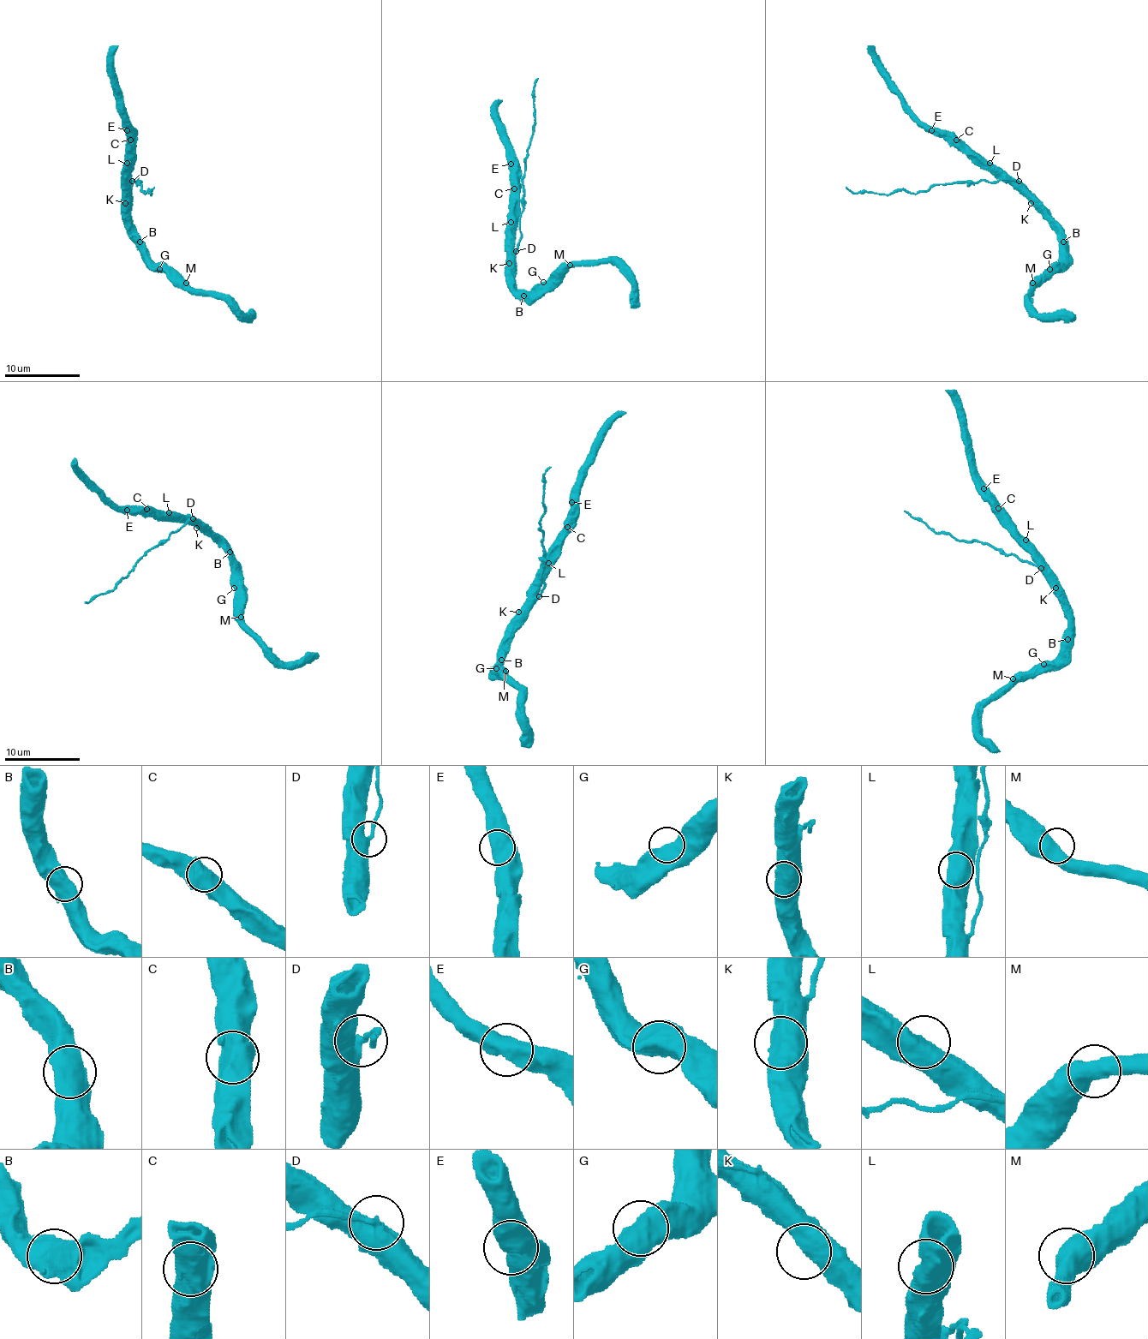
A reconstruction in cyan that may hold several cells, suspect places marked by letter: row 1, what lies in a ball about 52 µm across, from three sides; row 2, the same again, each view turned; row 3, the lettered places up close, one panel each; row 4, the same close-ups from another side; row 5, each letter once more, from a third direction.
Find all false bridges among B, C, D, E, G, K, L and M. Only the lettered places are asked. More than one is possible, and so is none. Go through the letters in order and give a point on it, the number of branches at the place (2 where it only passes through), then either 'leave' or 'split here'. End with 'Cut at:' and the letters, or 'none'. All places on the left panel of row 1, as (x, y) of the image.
B: place (140, 242); branches 2; leave
C: place (130, 140); branches 2; leave
D: place (132, 181); branches 2; split here
E: place (127, 130); branches 2; leave
G: place (159, 269); branches 1; leave
K: place (125, 203); branches 1; leave
L: place (127, 163); branches 1; leave
M: place (186, 283); branches 2; leave
Cut at: D

